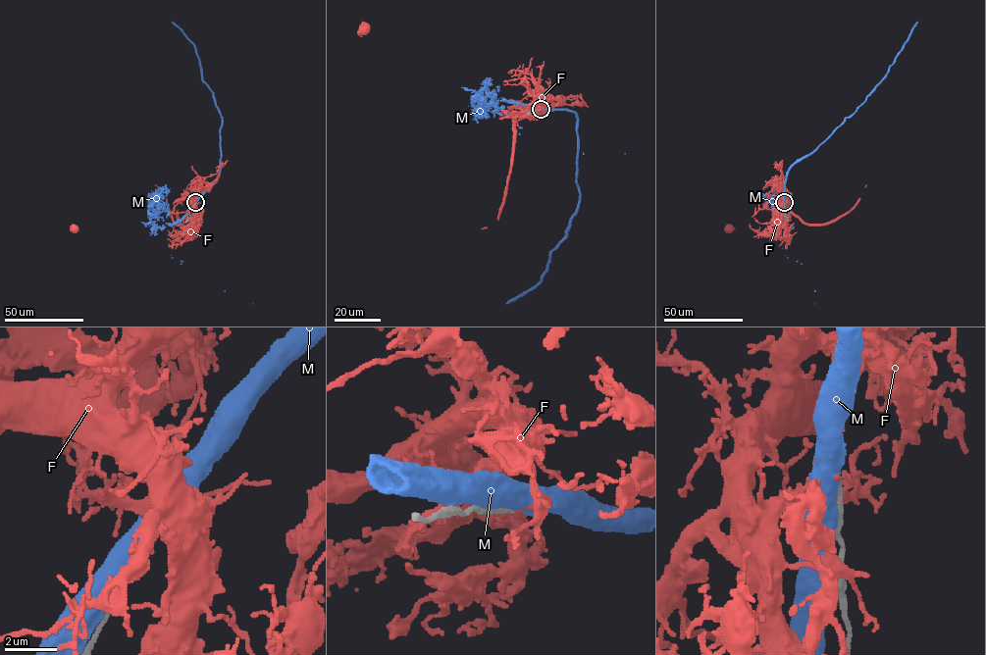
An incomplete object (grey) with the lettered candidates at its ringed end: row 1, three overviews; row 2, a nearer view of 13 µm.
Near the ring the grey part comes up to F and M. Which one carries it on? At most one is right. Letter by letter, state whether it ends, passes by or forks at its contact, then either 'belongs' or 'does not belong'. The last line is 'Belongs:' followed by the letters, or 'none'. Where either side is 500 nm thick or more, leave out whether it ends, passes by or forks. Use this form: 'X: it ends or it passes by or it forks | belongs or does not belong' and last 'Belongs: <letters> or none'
F: it passes by | does not belong
M: does not belong
Belongs: none

